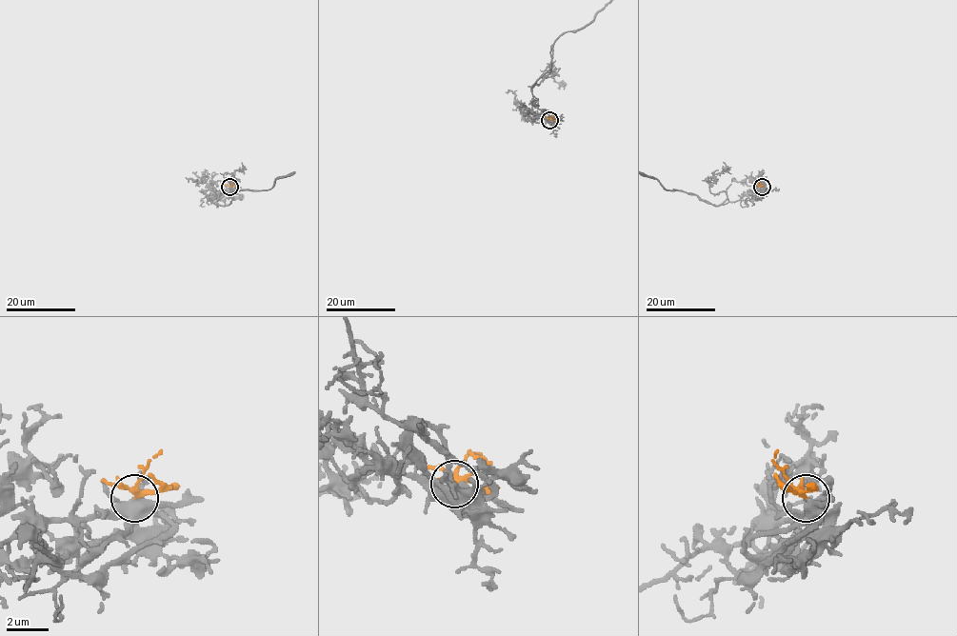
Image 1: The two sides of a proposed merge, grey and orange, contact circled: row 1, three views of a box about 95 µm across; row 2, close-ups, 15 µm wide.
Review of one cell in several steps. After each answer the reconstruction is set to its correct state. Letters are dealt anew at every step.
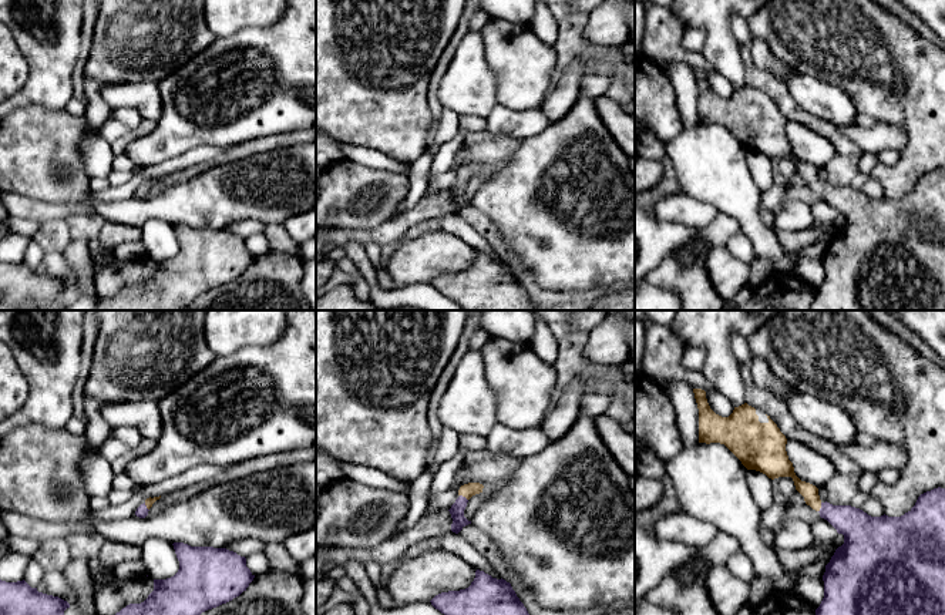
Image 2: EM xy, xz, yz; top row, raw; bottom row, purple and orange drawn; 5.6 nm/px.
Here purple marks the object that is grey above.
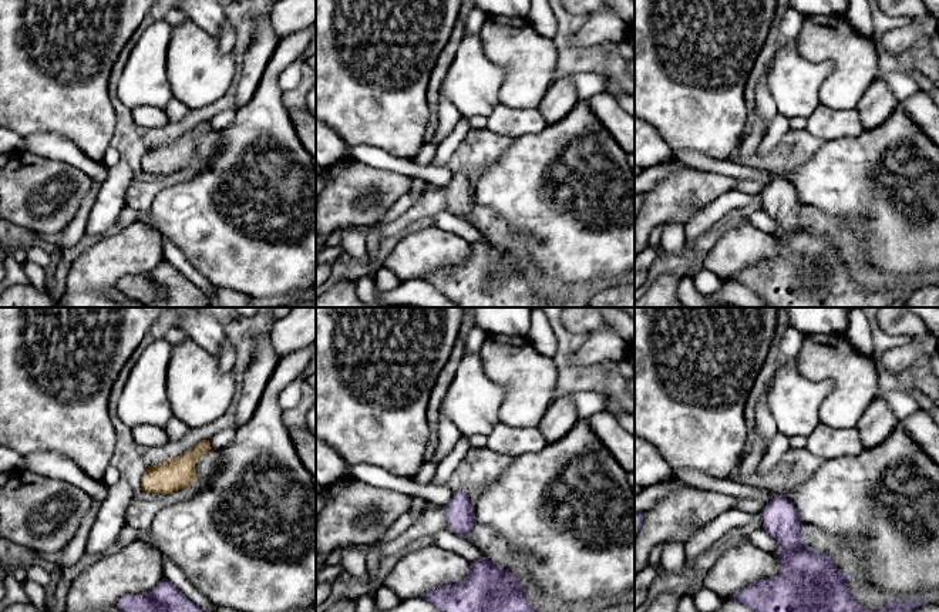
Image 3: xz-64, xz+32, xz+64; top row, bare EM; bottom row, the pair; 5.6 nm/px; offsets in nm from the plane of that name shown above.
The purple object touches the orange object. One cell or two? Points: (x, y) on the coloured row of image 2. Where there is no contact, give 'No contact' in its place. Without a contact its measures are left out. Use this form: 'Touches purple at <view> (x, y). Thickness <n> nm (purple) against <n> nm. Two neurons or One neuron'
Touches purple at yz (821, 507). Thickness 190 nm (purple) against 90 nm. One neuron

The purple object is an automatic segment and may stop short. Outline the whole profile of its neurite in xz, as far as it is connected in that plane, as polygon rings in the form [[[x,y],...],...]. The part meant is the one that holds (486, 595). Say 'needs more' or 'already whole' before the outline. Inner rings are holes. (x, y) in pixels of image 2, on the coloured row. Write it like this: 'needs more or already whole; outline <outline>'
already whole; outline [[[480,569],[468,588],[441,592],[430,602],[444,615],[529,615],[510,582]]]

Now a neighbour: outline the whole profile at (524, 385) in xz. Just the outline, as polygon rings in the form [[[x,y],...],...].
[[[492,337],[481,352],[485,380],[497,396],[497,423],[515,431],[541,427],[552,406],[556,384],[554,364],[542,362],[529,346],[501,337]]]

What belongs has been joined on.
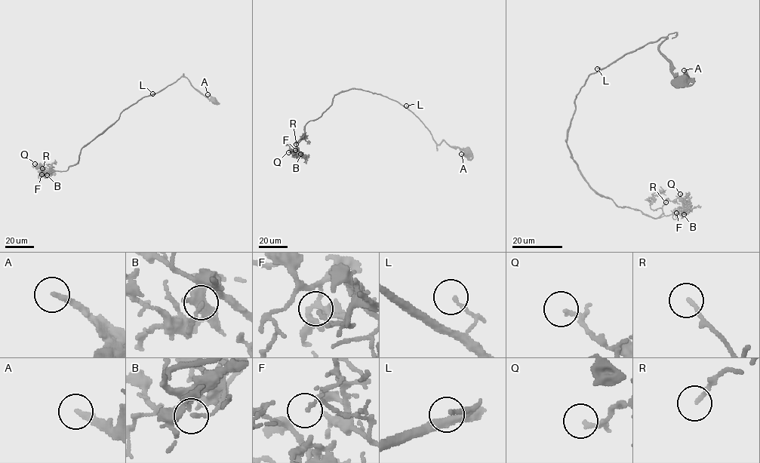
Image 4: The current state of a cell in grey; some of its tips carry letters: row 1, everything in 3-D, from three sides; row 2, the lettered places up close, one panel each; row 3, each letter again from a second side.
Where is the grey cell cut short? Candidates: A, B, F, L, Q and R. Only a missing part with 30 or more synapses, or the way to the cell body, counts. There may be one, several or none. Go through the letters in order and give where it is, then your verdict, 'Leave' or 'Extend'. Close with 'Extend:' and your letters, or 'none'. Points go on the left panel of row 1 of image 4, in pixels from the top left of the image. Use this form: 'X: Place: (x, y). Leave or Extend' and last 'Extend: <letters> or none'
A: Place: (207, 94). Leave
B: Place: (47, 175). Extend
F: Place: (41, 174). Leave
L: Place: (152, 93). Leave
Q: Place: (35, 164). Leave
R: Place: (42, 168). Extend
Extend: B, R

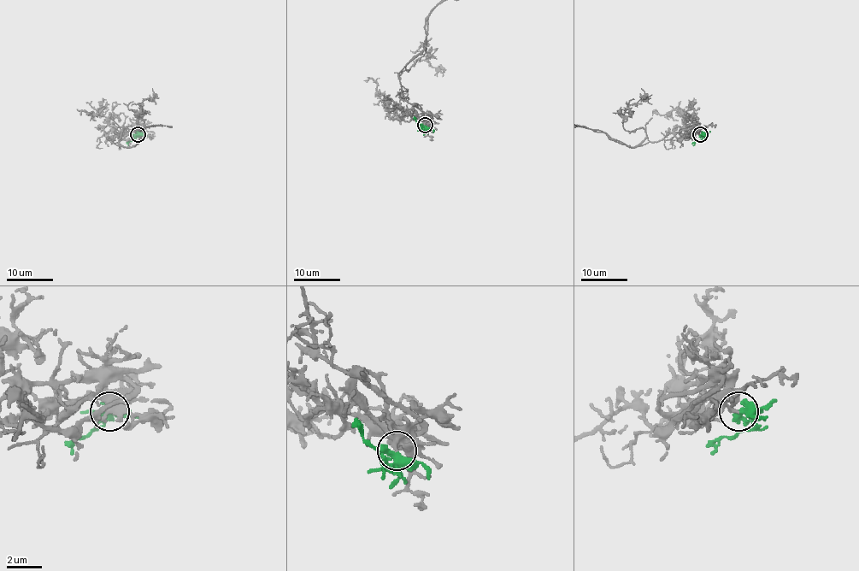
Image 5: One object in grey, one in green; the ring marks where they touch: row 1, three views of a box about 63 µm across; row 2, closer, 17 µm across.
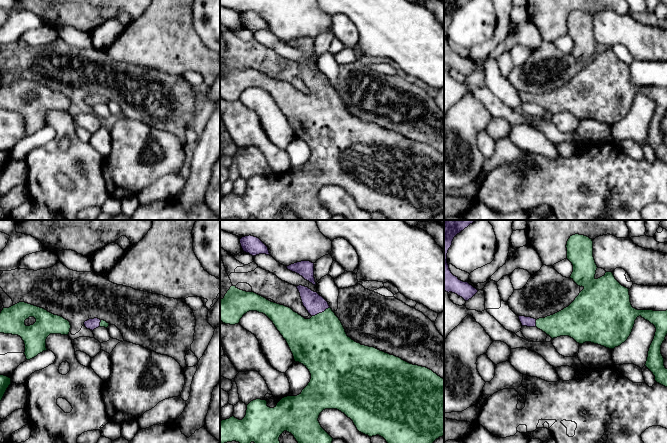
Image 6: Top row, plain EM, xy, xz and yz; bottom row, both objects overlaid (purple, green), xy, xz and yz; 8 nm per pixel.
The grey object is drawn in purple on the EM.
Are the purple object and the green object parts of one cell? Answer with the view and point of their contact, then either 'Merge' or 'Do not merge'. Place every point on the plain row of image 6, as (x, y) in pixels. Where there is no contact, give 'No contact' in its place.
Touches purple at xz (320, 88). Merge

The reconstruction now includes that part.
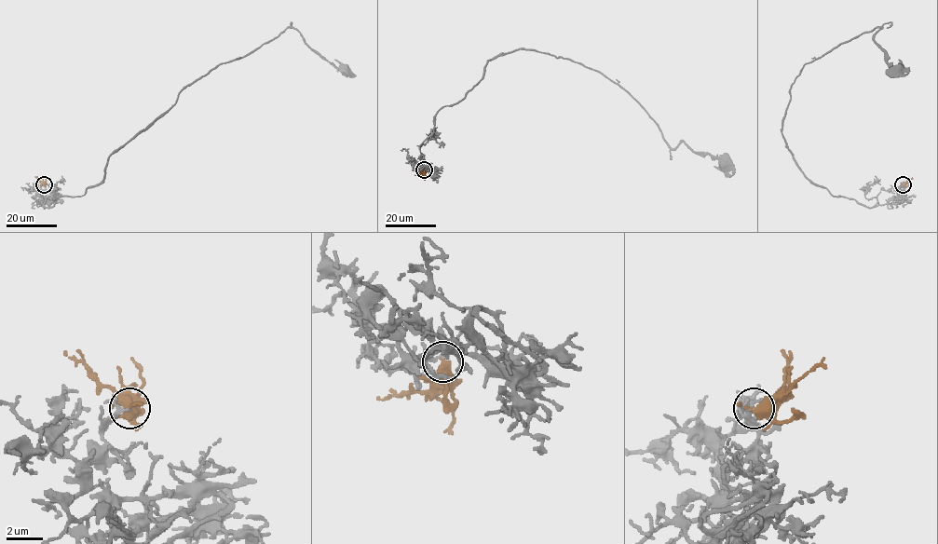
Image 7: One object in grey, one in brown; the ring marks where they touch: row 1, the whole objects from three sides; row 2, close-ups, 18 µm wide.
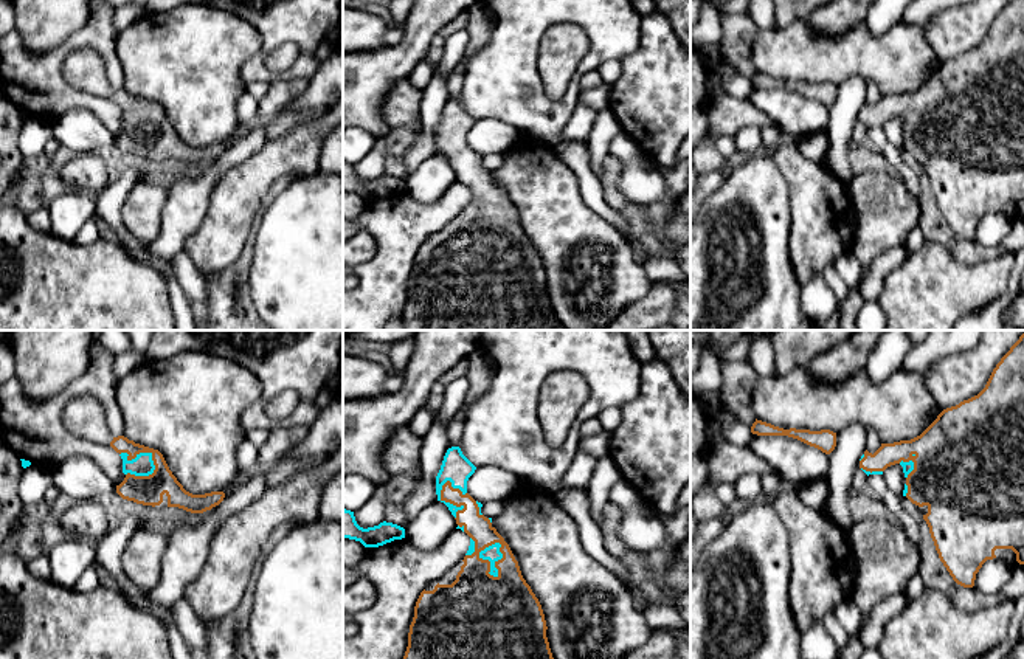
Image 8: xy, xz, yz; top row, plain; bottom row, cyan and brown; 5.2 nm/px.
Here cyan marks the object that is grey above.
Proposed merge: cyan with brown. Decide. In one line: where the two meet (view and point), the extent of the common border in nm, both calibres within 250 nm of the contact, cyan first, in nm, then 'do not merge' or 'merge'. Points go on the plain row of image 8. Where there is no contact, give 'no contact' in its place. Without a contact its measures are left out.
meets cyan in xz at (500, 211); contact 190 nm long; 80 nm thick on the cyan side, 320 nm on the other; merge

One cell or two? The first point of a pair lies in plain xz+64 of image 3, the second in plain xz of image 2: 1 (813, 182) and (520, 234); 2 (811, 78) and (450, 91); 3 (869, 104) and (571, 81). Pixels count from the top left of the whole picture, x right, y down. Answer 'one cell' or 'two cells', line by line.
1: one cell
2: one cell
3: one cell

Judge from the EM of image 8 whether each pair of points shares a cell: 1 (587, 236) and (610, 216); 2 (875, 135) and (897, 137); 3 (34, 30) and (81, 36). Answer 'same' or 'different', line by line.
1: different
2: different
3: different

